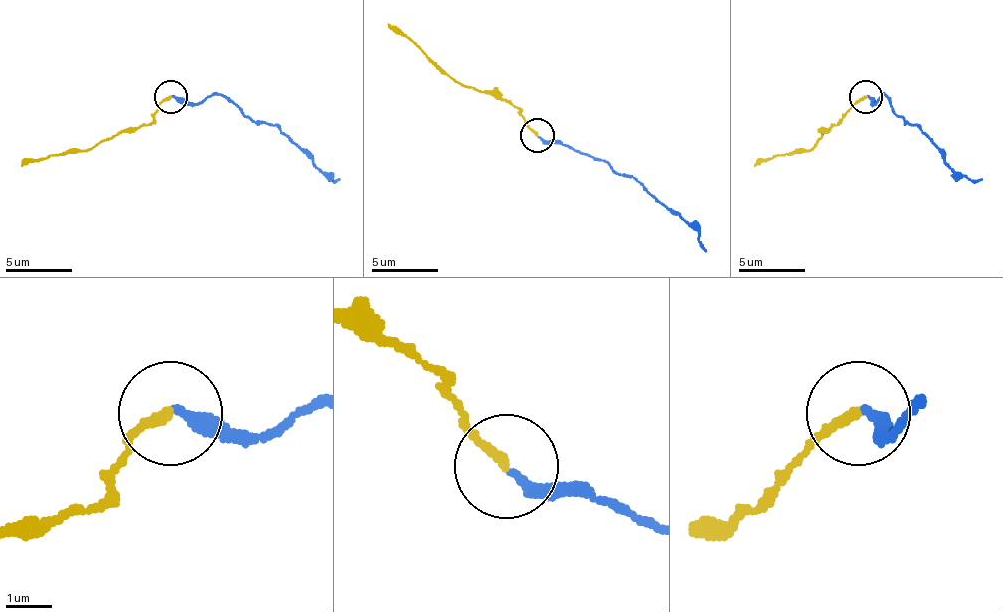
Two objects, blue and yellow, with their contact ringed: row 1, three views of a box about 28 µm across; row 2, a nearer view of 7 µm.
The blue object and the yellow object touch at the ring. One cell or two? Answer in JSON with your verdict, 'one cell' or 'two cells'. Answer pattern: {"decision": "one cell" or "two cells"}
{"decision": "one cell"}

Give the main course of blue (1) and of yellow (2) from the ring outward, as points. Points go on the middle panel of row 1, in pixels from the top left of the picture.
1: (536, 138), (569, 144), (619, 174), (639, 181), (692, 227), (705, 250)
2: (536, 134), (516, 108), (453, 81), (387, 25)

